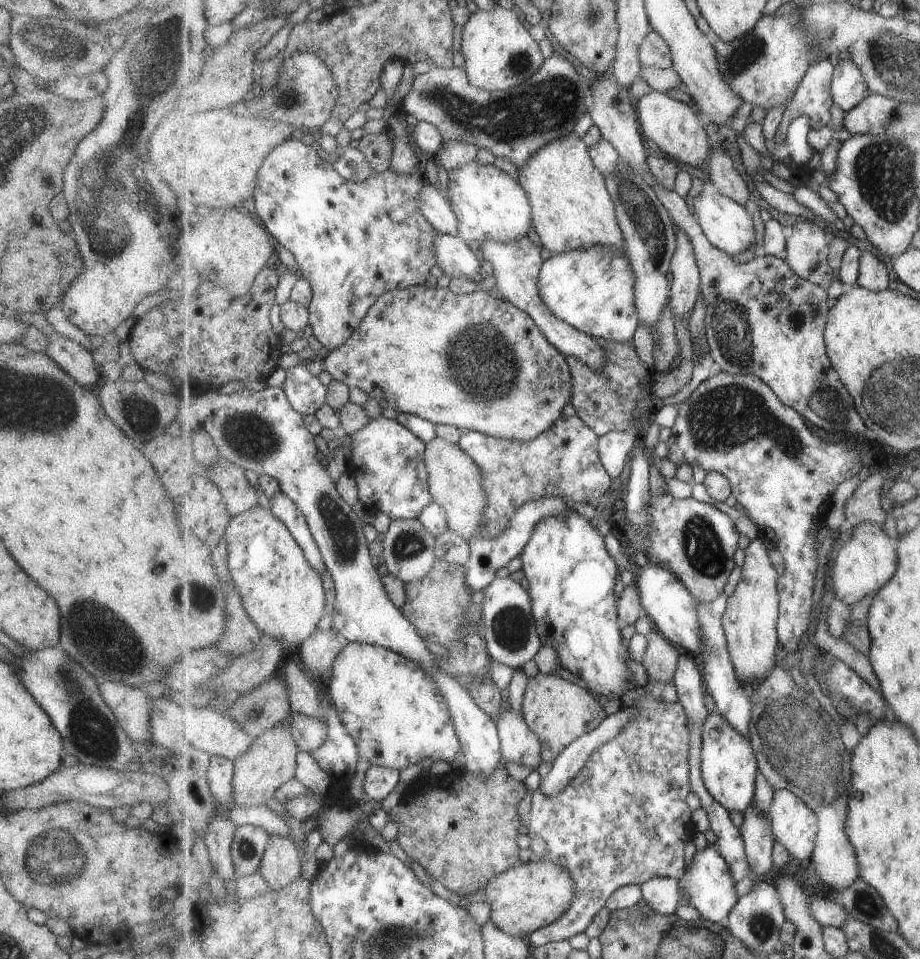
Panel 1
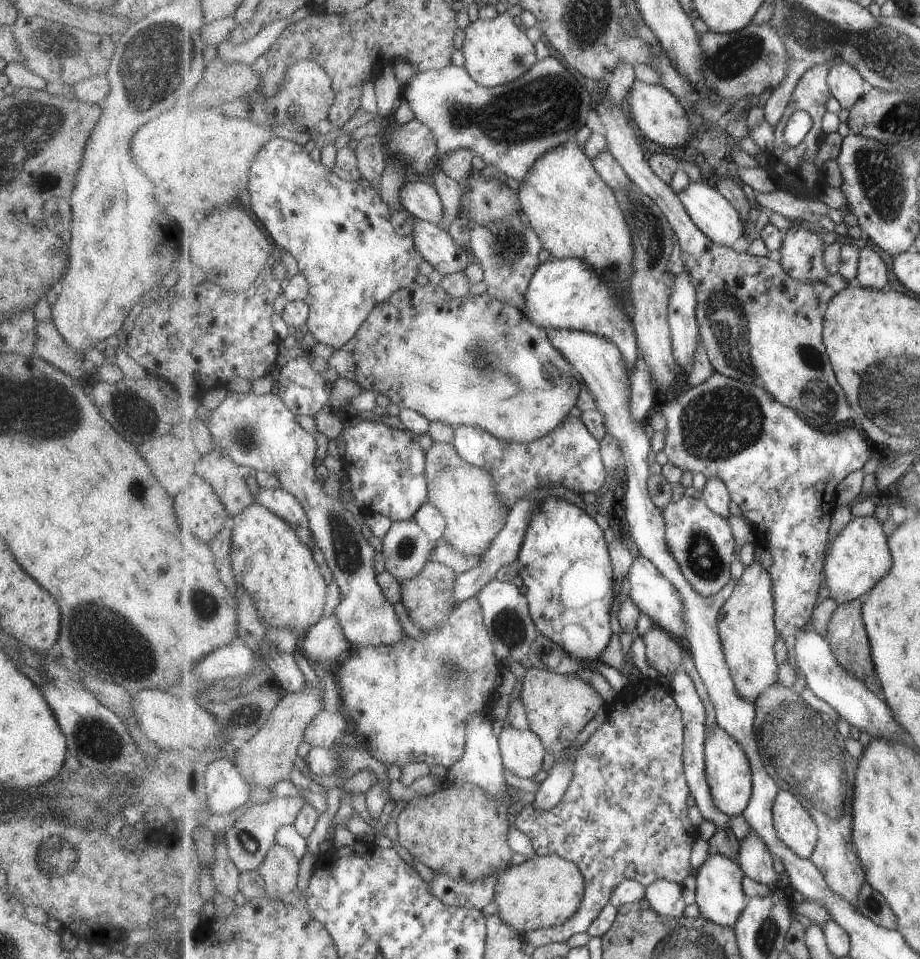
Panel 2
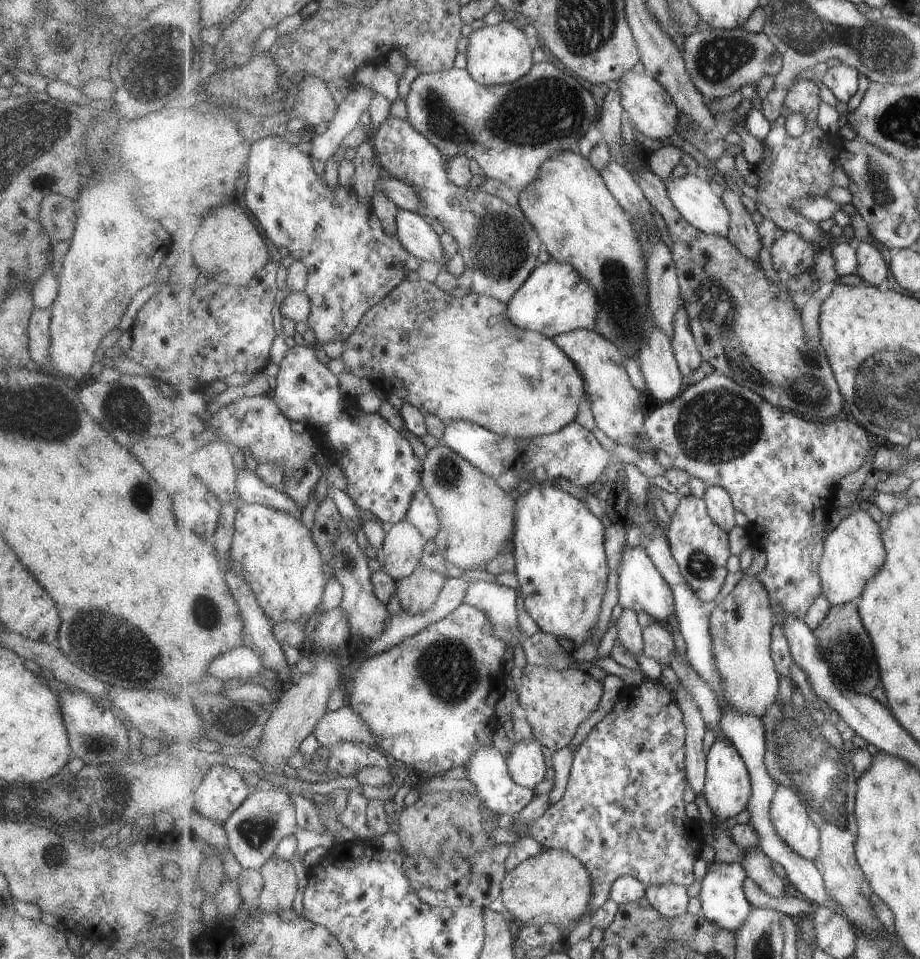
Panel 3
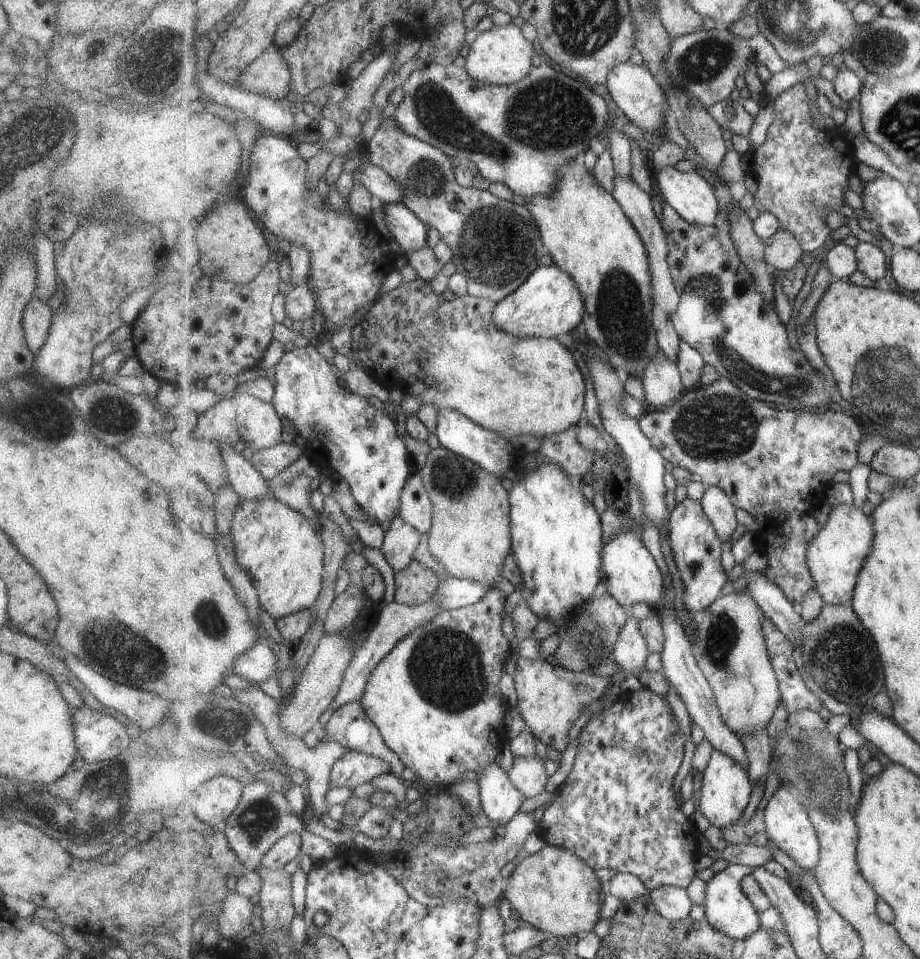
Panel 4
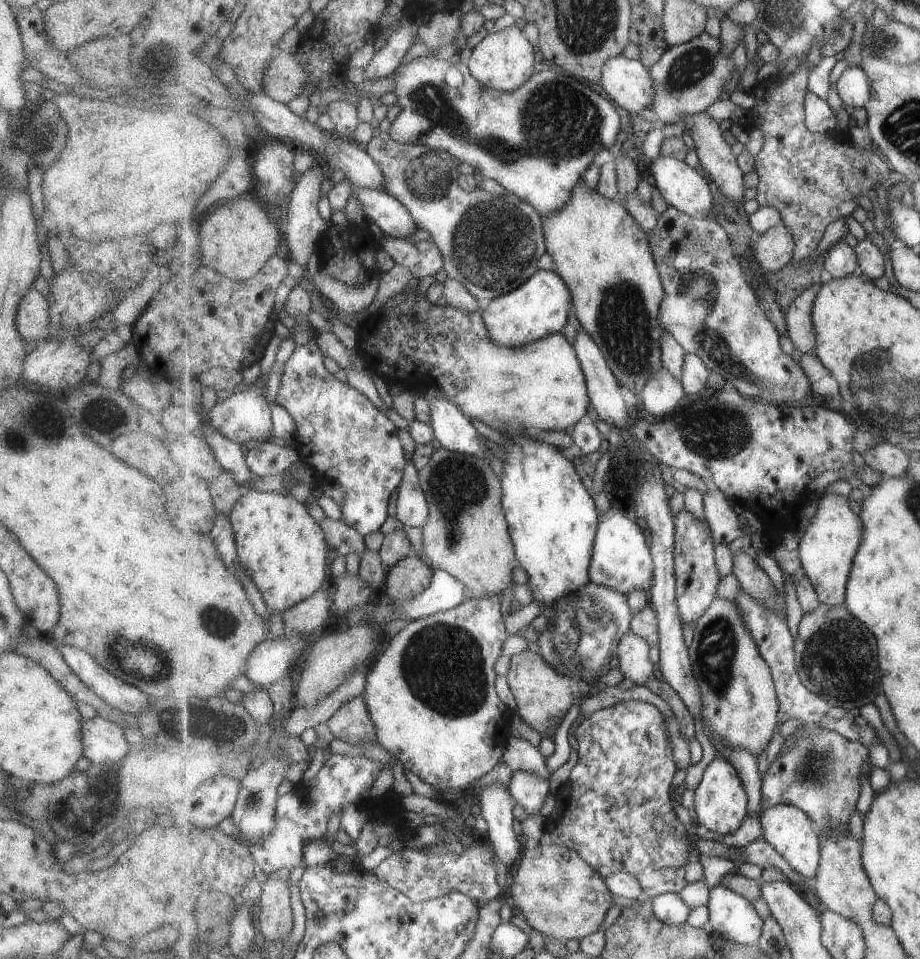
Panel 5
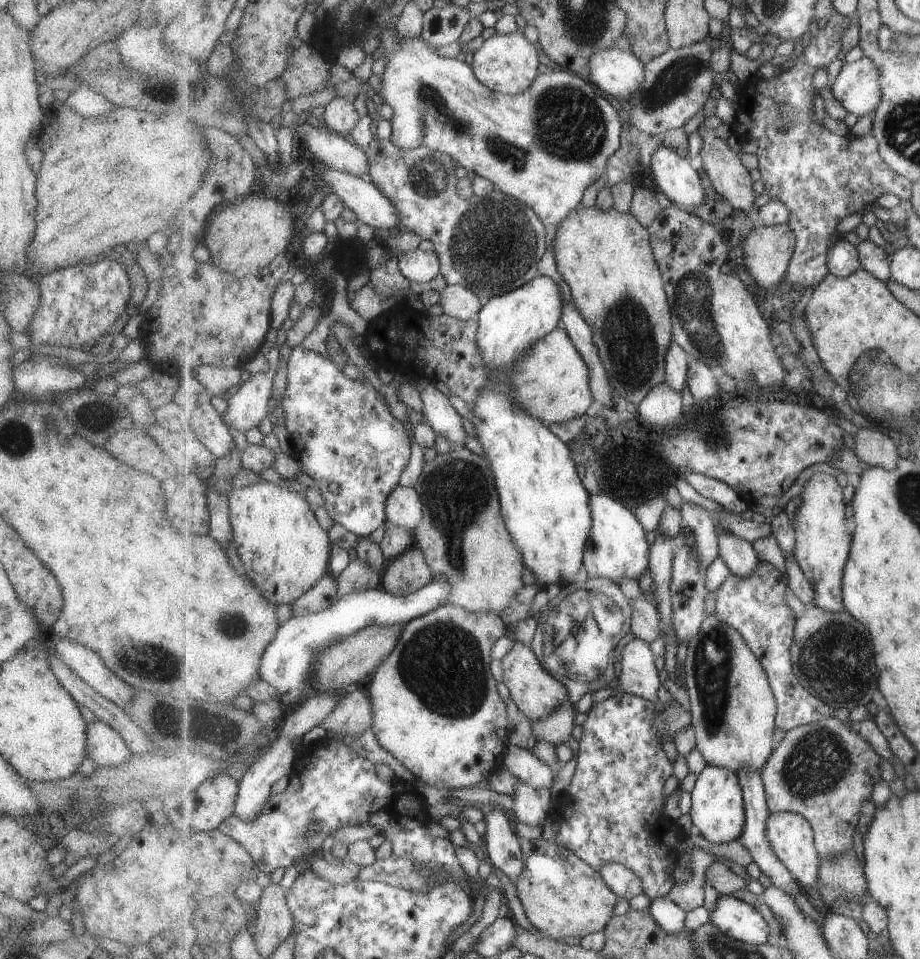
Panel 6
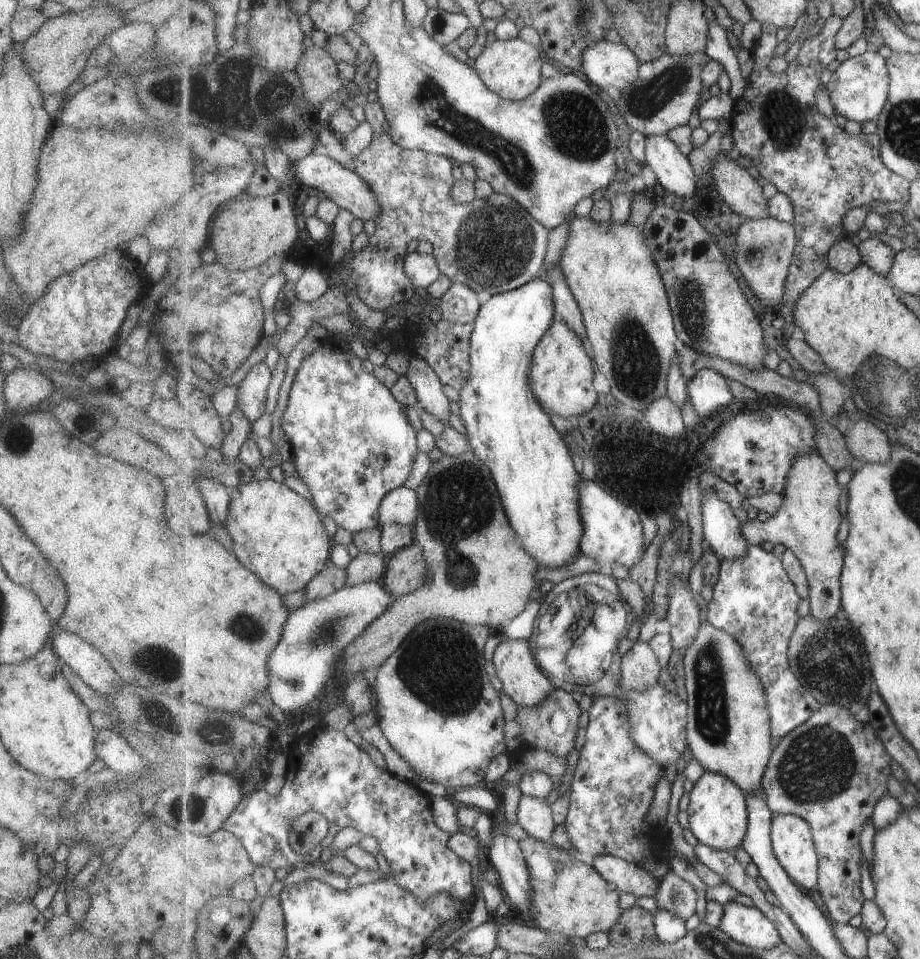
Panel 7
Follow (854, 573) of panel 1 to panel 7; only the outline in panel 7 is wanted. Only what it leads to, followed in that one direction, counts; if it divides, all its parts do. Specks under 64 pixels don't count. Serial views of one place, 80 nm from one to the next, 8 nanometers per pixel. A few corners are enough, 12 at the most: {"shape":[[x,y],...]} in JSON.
{"shape":[[819,450],[797,459],[781,510],[742,524],[751,545],[801,559],[809,612],[842,607],[846,554],[836,470]]}

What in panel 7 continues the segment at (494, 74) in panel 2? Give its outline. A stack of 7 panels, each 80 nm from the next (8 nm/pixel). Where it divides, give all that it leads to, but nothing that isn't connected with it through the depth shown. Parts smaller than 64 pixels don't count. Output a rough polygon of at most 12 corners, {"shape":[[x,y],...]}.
{"shape":[[519,37],[484,46],[474,67],[507,100],[544,81],[540,46]]}

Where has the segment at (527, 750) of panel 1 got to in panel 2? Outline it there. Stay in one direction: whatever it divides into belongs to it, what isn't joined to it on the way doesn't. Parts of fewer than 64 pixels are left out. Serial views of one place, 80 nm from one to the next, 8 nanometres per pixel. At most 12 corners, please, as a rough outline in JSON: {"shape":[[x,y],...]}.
{"shape":[[508,723],[499,737],[504,766],[531,779],[546,750],[530,728]]}

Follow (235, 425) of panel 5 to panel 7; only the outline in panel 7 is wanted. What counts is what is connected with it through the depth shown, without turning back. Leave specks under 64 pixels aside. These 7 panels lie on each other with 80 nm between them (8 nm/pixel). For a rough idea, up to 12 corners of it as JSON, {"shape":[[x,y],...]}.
{"shape":[[255,364],[230,398],[251,422],[267,412],[273,372]]}

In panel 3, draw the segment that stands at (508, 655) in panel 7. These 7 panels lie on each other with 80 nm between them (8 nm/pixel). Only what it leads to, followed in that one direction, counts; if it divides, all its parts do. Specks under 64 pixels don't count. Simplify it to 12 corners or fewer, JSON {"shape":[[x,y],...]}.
{"shape":[[528,663],[519,704],[535,739],[569,746],[603,682]]}

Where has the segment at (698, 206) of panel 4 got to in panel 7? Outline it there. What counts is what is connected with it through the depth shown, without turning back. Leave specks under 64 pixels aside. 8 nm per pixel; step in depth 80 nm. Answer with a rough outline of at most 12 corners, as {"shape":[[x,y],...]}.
{"shape":[[667,135],[647,138],[643,164],[665,193],[697,193],[690,158]]}

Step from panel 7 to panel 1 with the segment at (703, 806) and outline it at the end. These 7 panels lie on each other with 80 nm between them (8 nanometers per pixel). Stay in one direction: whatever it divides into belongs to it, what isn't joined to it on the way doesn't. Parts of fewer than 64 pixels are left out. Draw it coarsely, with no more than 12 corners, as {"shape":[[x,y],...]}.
{"shape":[[716,708],[705,719],[702,777],[729,812],[754,802],[751,738]]}

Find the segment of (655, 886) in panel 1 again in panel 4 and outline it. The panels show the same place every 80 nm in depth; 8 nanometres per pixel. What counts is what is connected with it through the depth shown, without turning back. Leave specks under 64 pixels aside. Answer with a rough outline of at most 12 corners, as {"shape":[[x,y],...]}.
{"shape":[[665,885],[649,893],[656,911],[670,921],[690,916],[686,888]]}

